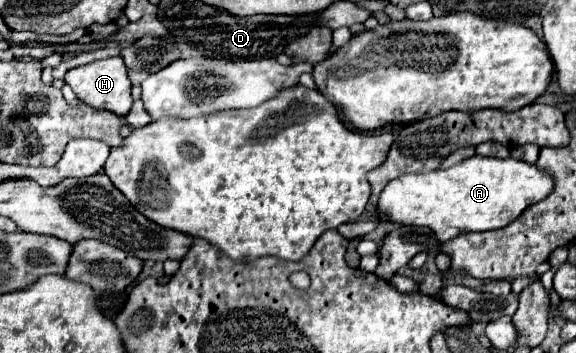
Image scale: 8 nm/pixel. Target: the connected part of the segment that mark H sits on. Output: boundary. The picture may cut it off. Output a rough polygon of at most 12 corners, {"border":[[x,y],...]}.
{"border":[[123,58],[65,74],[85,104],[125,116],[131,84]]}

